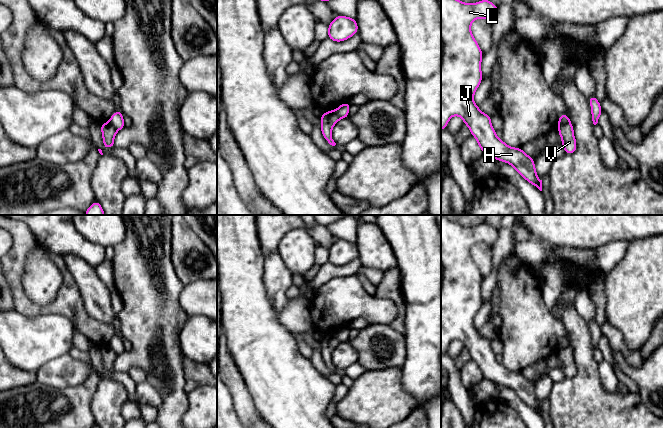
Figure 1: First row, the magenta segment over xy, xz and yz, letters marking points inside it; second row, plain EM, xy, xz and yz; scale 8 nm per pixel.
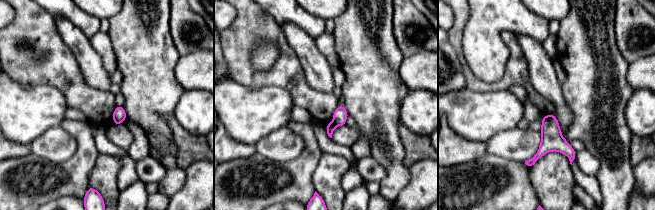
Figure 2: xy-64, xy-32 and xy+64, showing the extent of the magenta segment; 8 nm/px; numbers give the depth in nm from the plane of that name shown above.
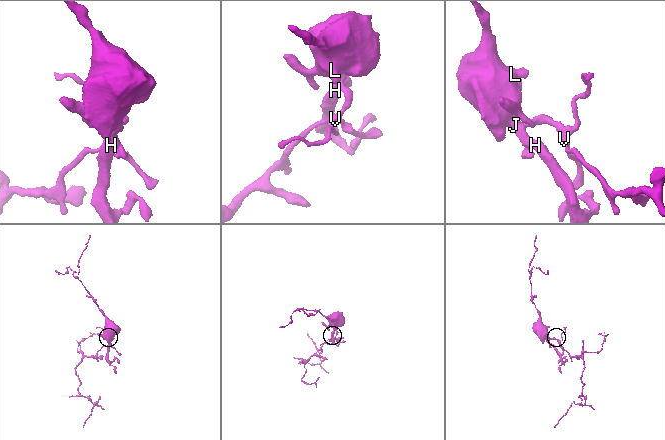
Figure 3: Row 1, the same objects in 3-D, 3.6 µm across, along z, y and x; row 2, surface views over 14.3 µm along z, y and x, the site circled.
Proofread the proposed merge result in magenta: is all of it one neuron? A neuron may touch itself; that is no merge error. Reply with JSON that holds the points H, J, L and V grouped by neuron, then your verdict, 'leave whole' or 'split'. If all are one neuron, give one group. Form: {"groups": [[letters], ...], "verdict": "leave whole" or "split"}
{"groups": [["H", "J", "L"], ["V"]], "verdict": "split"}

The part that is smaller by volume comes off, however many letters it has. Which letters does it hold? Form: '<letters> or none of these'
V

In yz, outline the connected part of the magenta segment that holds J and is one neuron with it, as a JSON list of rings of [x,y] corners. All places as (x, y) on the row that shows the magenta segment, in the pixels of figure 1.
[[[441,0],[441,130],[447,129],[448,121],[454,115],[462,118],[477,140],[483,154],[512,165],[529,183],[542,191],[542,180],[535,170],[535,161],[521,148],[509,147],[496,136],[491,116],[481,112],[474,103],[474,93],[481,84],[481,61],[483,52],[475,40],[470,26],[478,18],[492,22],[498,14],[498,6],[489,0],[468,4],[460,0]]]

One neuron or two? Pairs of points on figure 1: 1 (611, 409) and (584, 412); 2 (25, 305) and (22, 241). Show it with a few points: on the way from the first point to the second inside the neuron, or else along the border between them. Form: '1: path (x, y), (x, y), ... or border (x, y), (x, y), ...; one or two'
1: path (604, 412), (591, 412); one
2: path (17, 289), (17, 257); one

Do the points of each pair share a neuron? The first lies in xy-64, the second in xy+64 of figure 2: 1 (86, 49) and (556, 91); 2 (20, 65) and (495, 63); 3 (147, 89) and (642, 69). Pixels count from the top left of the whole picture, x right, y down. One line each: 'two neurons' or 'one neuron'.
1: one neuron
2: two neurons
3: two neurons

